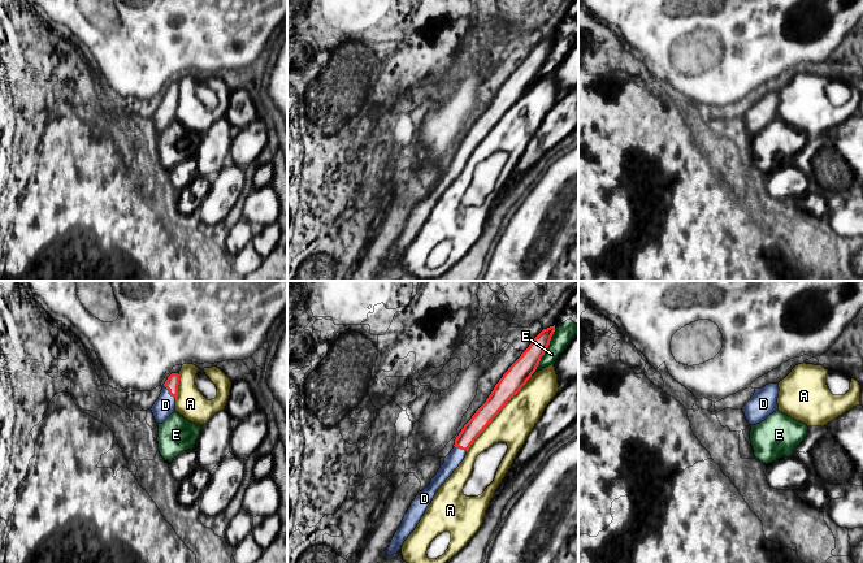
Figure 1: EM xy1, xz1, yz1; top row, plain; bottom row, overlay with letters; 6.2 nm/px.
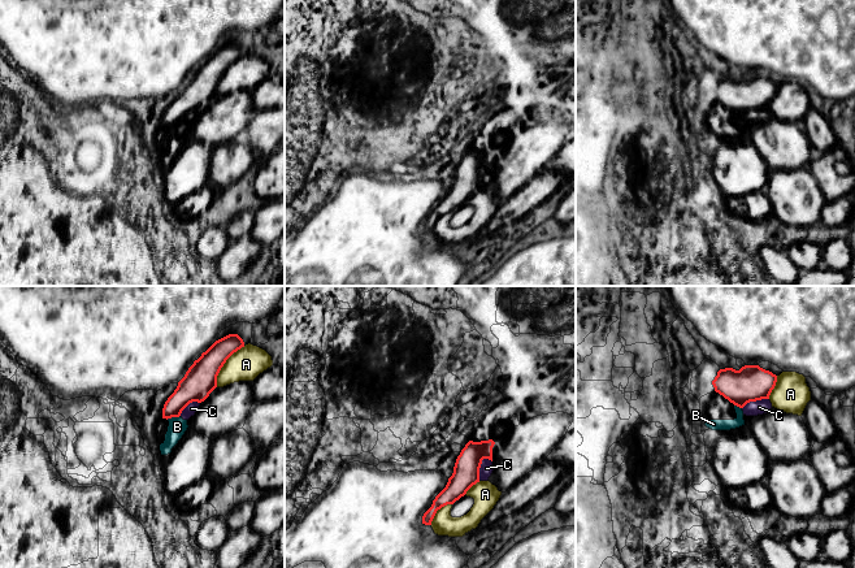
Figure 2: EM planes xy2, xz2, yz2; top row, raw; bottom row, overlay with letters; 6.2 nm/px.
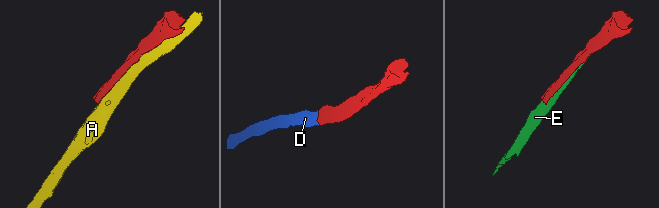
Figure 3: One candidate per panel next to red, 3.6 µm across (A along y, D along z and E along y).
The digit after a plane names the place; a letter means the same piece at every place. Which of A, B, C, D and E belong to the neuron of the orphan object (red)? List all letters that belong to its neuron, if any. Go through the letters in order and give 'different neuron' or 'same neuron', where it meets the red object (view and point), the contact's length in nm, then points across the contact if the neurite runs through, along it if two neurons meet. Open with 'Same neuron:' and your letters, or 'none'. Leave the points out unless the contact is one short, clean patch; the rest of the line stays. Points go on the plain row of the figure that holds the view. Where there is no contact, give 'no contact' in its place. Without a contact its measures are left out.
Same neuron: D
A: different neuron; meets red in xz1 at (498, 121); contact 600 nm long
B: different neuron; meets red in xy2 at (173, 125); contact 90 nm long; border along xy2 (179, 124), (166, 128)
C: different neuron; meets red in xz2 at (480, 176); contact 160 nm long
D: same neuron; meets red in xy1 at (169, 102); contact 130 nm long; runs through xy1 (172, 92), (169, 102), (165, 113)
E: different neuron; meets red in xz1 at (545, 60); contact 340 nm long

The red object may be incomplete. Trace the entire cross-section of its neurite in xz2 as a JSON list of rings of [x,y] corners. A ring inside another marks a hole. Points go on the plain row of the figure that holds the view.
[[[492,148],[473,151],[469,149],[456,168],[453,182],[448,187],[446,196],[435,205],[431,216],[424,222],[422,233],[431,234],[438,218],[447,213],[453,213],[466,200],[479,191],[479,177],[483,168],[492,170]]]

